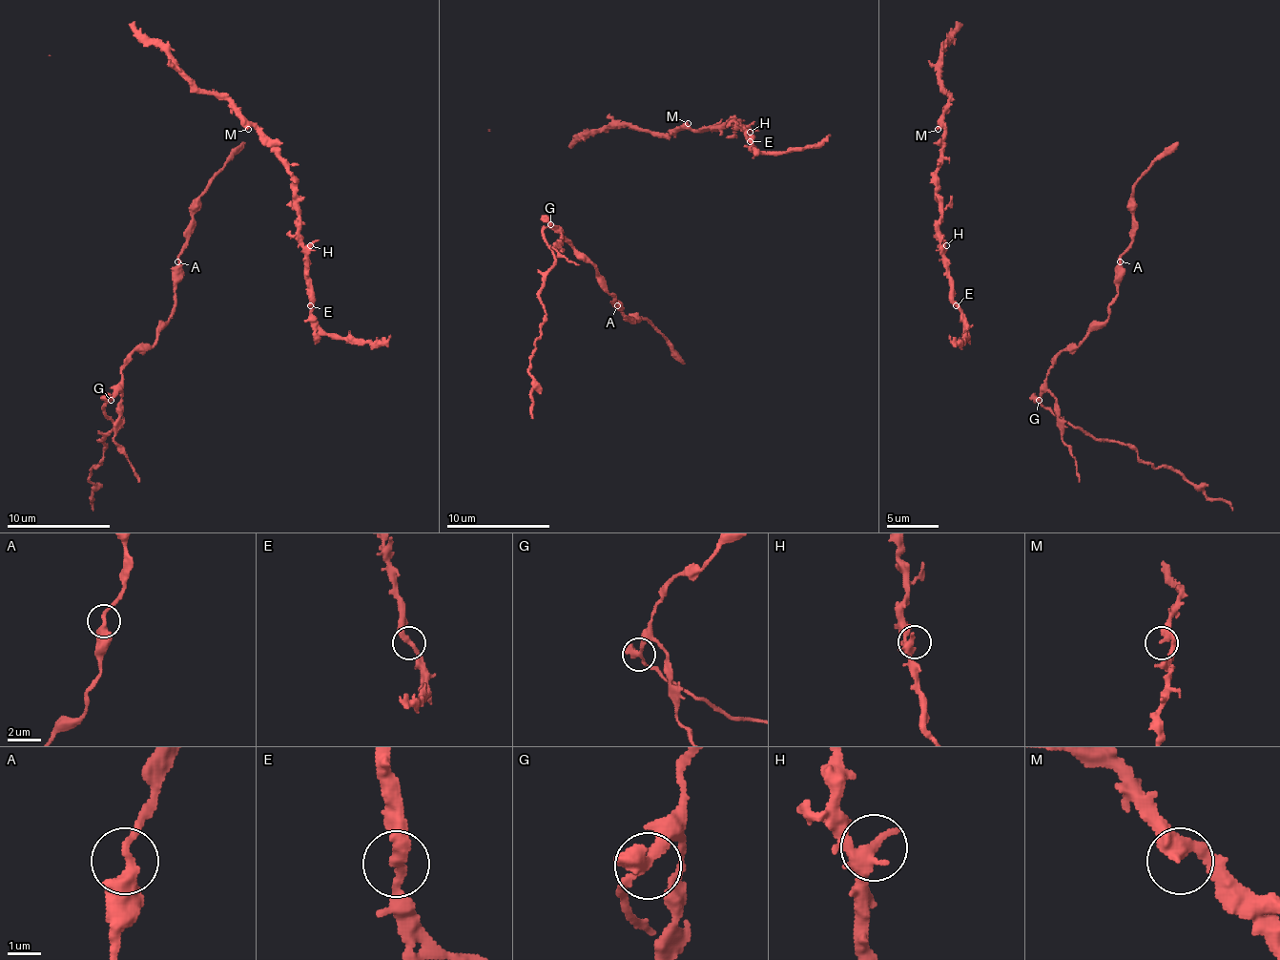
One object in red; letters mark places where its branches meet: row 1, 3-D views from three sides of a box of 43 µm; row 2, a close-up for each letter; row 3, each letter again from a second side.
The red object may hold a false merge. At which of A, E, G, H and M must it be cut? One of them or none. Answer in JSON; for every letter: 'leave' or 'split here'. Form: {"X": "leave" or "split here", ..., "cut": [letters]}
{"A": "leave", "E": "leave", "G": "split here", "H": "leave", "M": "leave", "cut": ["G"]}

